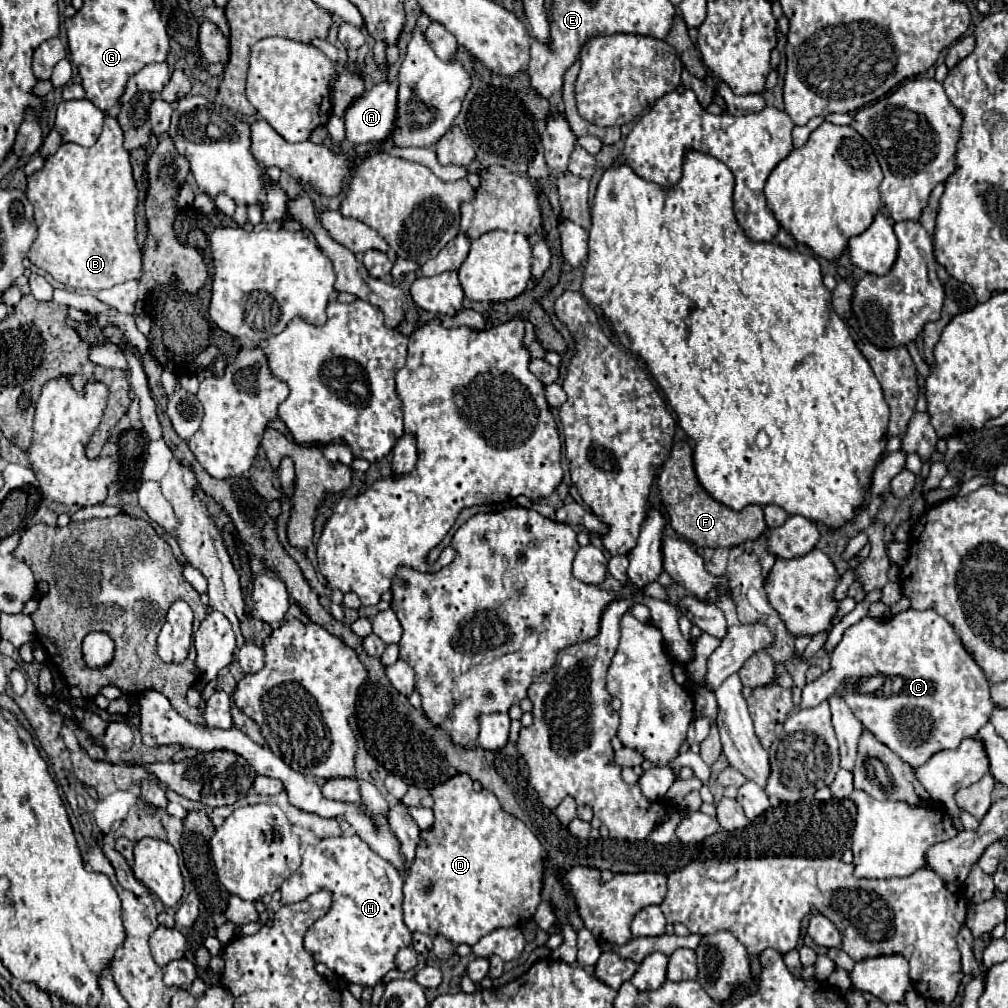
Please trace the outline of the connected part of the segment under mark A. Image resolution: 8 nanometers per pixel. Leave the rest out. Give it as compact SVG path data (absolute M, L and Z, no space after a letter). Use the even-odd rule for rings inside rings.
M390 81L378 83L356 99L344 117L346 139L354 145L382 143L392 137L398 119L398 87Z

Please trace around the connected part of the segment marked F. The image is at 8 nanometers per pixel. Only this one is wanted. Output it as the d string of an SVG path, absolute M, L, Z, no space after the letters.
M686 441L674 443L668 459L662 465L662 473L658 475L658 493L660 503L668 513L670 525L678 535L692 541L696 547L736 547L744 541L758 539L764 529L764 513L760 505L748 505L742 511L732 511L722 503L714 501L704 487L698 483L694 465L692 465L692 447Z

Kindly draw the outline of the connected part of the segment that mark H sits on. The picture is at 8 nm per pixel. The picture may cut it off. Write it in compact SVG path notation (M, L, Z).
M348 833L340 837L324 837L316 845L306 845L302 855L302 867L296 875L288 877L280 887L282 905L304 901L318 889L332 893L330 911L318 919L304 935L304 947L314 957L314 961L324 963L334 973L338 973L348 983L358 983L362 987L374 987L390 969L396 969L394 957L398 949L410 947L412 931L406 929L402 921L402 885L404 879L390 861L376 855L358 835Z

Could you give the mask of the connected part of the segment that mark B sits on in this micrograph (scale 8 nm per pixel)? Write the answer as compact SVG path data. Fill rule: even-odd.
M104 117L104 129L92 147L80 147L76 143L64 143L44 167L26 177L26 197L34 207L34 219L38 237L28 251L28 259L50 273L56 281L76 287L102 291L118 283L126 283L140 277L142 259L136 243L136 199L138 189L132 177L132 165L128 153L122 147L122 129L116 117Z

